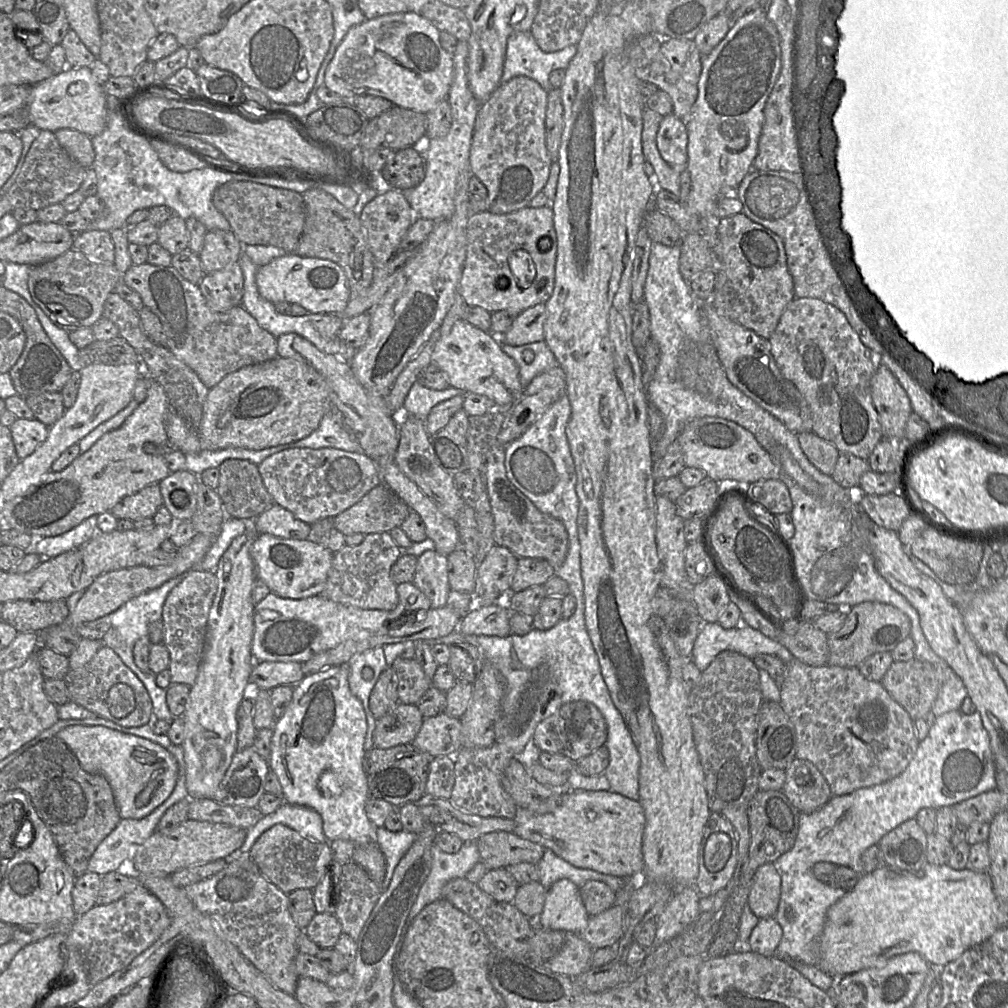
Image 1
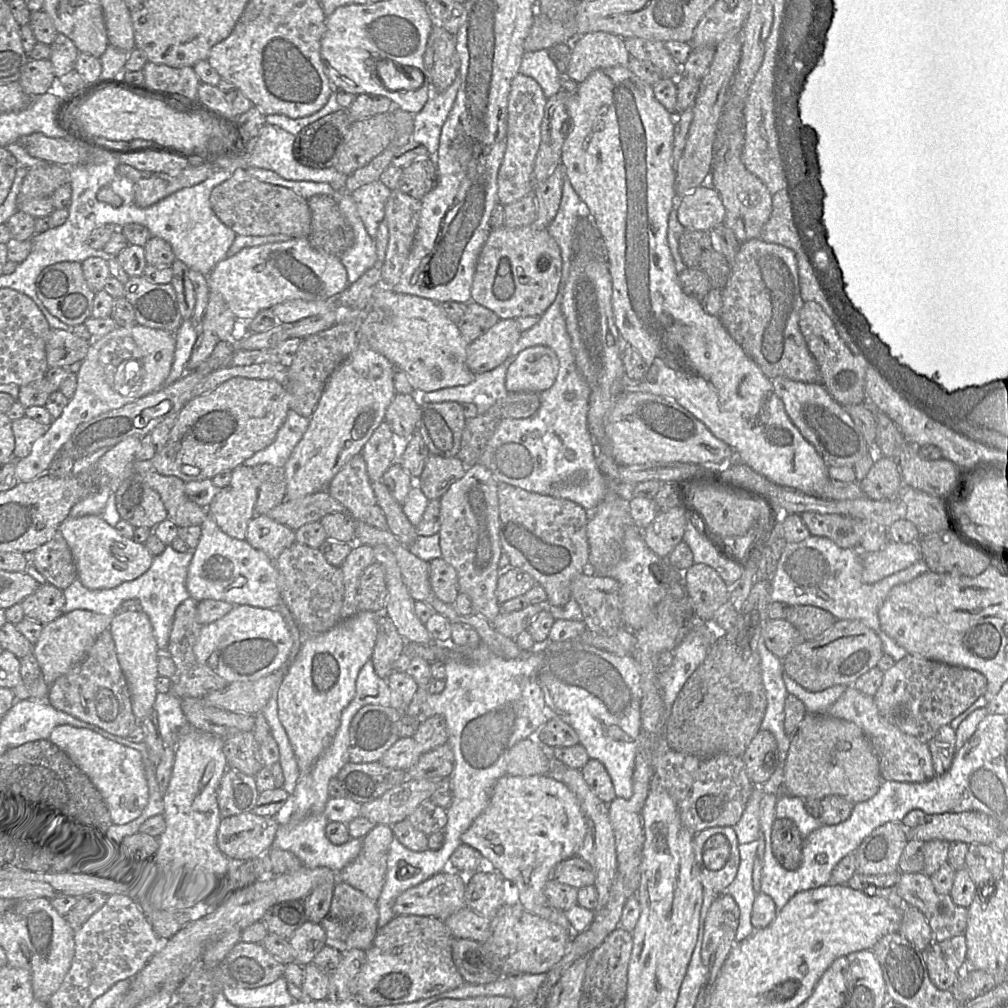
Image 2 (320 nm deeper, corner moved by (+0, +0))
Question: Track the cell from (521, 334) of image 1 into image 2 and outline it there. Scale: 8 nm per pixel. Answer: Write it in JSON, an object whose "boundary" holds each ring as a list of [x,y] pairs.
{"boundary":[[[499,319],[489,330],[468,344],[468,369],[478,375],[501,365],[521,333],[515,319]]]}

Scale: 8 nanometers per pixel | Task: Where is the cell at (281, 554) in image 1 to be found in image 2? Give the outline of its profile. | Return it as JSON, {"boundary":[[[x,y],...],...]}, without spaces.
{"boundary":[[[209,514],[200,528],[201,537],[192,551],[186,578],[186,587],[192,599],[197,602],[218,600],[234,606],[248,605],[264,609],[274,609],[282,602],[275,561],[253,548],[245,539],[227,536]]]}

